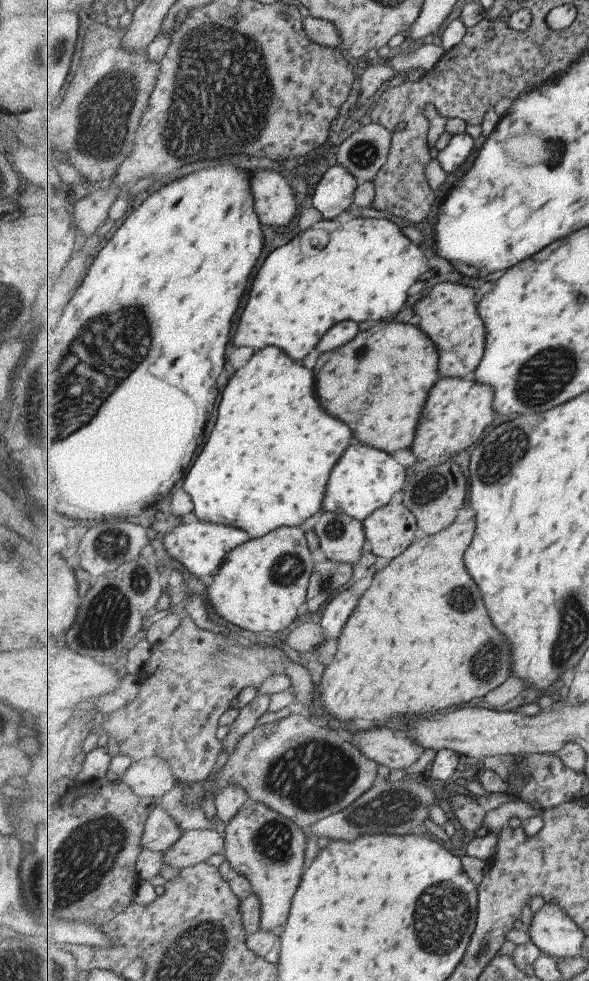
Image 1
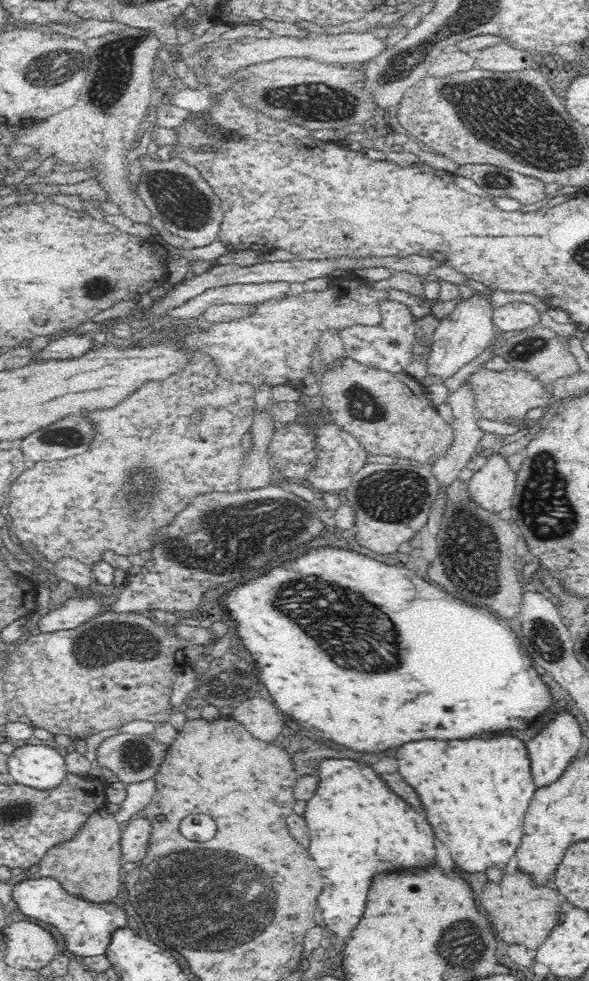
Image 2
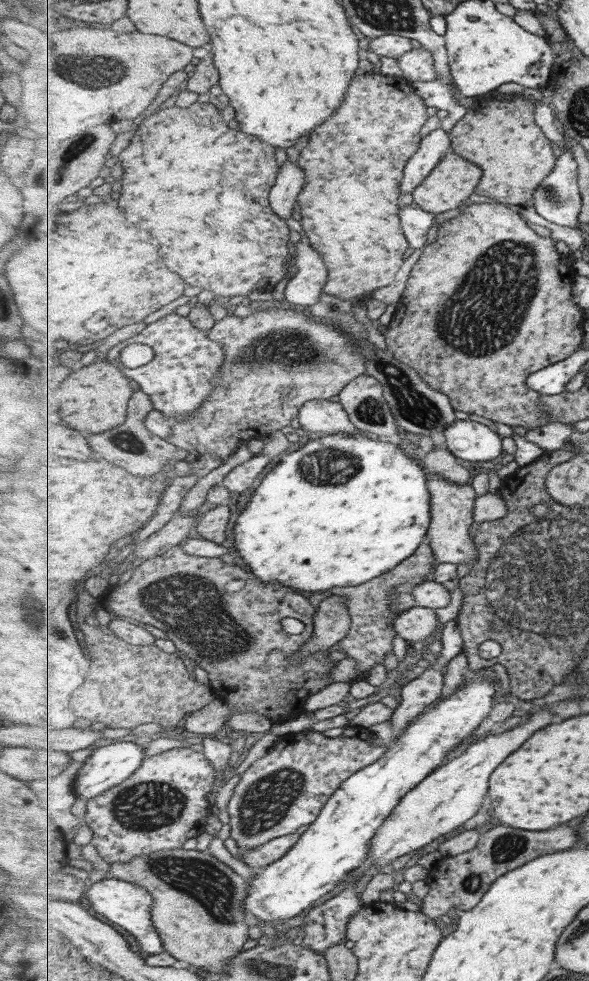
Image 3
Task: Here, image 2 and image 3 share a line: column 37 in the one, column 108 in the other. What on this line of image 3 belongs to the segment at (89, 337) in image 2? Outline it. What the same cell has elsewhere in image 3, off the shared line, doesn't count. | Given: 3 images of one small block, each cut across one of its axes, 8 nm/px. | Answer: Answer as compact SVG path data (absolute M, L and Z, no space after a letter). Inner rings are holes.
M171 313L147 325L140 334L111 347L107 360L121 368L129 378L140 385L153 402L154 409L163 411L174 422L185 421L197 415L223 376L225 347L212 340L208 332L199 330L189 318ZM131 344L149 344L155 350L155 358L139 368L129 368L120 359L121 351Z

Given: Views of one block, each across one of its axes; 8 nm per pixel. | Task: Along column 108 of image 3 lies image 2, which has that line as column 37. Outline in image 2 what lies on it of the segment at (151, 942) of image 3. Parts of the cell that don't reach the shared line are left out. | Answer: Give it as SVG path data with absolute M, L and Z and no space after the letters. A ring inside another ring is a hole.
M36 876L18 882L12 889L16 906L26 916L56 928L66 942L66 948L81 957L106 955L116 930L128 928L126 908L110 902L88 901L83 896L71 894L58 879Z

